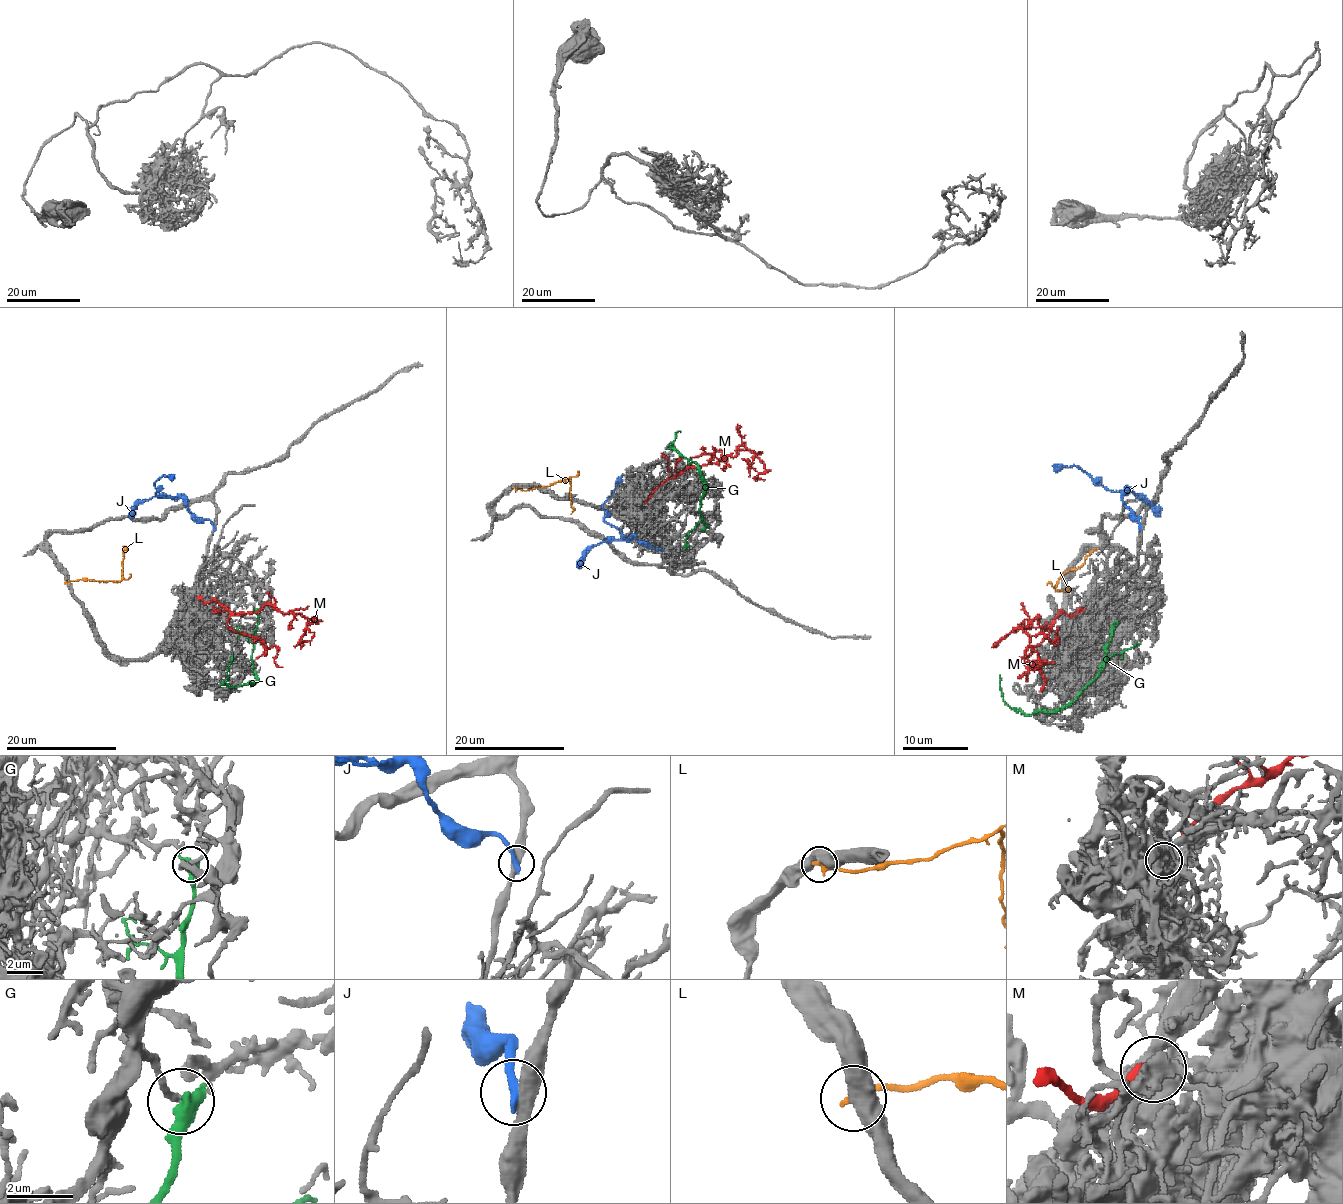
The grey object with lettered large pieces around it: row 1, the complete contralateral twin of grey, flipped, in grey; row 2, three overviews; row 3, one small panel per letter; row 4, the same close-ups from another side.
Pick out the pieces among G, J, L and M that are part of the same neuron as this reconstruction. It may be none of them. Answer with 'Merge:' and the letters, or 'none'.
Merge: none

